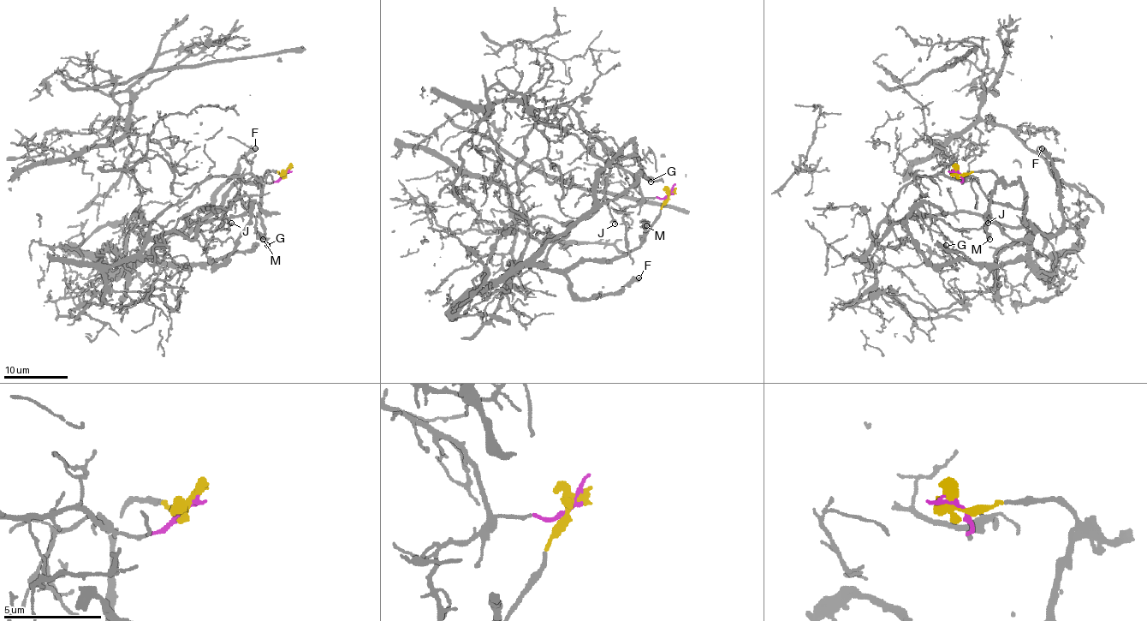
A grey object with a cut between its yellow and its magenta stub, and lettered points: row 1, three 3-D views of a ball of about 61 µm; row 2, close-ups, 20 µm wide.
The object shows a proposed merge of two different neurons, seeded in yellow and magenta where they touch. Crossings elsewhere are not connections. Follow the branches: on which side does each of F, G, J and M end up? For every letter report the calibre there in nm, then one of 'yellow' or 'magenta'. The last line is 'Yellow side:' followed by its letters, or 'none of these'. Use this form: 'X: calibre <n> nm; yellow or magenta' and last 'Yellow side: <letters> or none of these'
F: calibre 400 nm; yellow
G: calibre 100 nm; magenta
J: calibre 240 nm; magenta
M: calibre 500 nm; yellow
Yellow side: F, M

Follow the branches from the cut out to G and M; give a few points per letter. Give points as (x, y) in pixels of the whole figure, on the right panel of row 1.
G: (958, 171), (961, 182), (937, 173), (916, 176), (876, 234), (870, 231), (879, 239), (923, 215), (945, 246)
M: (958, 171), (992, 171), (996, 176), (990, 210), (985, 215), (987, 235), (990, 239)

